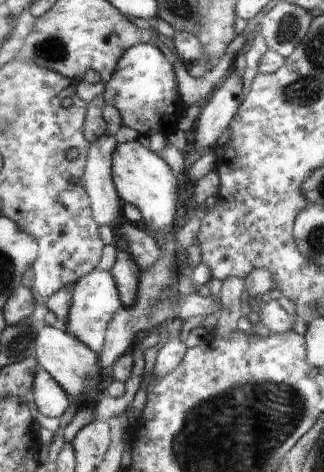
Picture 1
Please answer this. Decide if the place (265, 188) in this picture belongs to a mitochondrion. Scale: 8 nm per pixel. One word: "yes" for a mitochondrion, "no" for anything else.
no

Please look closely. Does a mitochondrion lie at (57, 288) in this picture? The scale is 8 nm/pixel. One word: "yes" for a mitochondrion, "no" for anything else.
no

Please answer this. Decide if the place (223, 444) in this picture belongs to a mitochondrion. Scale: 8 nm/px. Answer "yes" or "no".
yes

